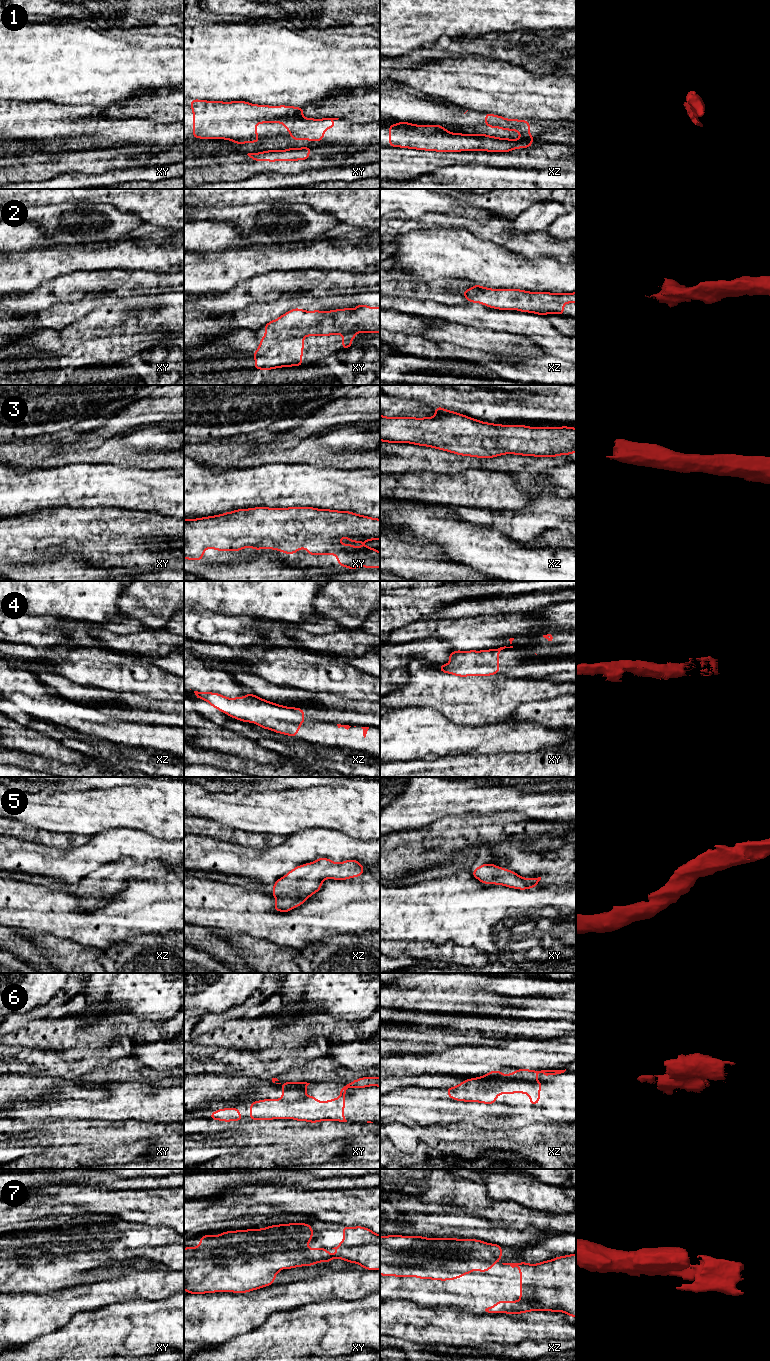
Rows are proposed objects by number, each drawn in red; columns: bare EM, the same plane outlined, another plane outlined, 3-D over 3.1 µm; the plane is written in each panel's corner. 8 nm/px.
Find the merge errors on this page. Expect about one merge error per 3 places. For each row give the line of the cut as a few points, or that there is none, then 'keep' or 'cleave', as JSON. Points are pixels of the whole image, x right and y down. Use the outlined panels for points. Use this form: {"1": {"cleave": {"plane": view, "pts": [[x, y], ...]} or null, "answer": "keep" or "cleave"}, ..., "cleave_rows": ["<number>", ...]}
{"1": {"cleave": null, "answer": "keep"}, "2": {"cleave": null, "answer": "keep"}, "3": {"cleave": null, "answer": "keep"}, "4": {"cleave": null, "answer": "keep"}, "5": {"cleave": null, "answer": "keep"}, "6": {"cleave": {"plane": "xz", "pts": [[478, 1077], [485, 1085], [493, 1082]]}, "answer": "cleave"}, "7": {"cleave": null, "answer": "keep"}, "cleave_rows": ["6"]}

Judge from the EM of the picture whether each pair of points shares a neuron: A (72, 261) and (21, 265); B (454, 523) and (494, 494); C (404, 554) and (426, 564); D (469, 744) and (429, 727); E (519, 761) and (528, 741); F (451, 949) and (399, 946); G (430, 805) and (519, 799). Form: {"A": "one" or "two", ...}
{"A": "one", "B": "two", "C": "one", "D": "one", "E": "two", "F": "one", "G": "one"}

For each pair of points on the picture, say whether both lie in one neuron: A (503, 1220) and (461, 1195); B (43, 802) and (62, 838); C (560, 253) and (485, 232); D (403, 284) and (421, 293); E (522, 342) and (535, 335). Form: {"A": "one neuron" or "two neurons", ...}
{"A": "one neuron", "B": "two neurons", "C": "one neuron", "D": "one neuron", "E": "two neurons"}

